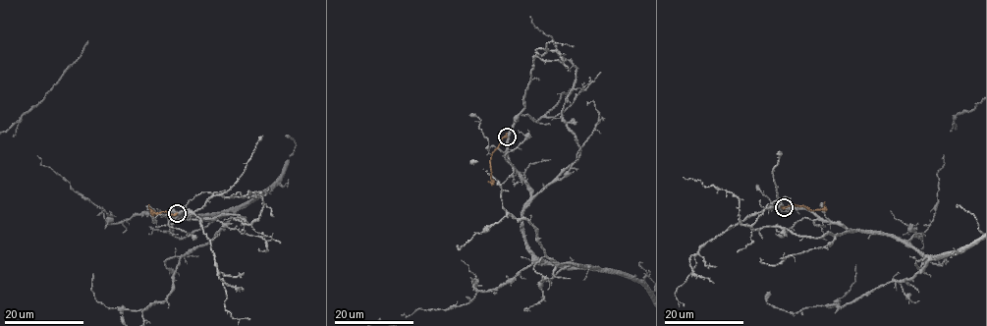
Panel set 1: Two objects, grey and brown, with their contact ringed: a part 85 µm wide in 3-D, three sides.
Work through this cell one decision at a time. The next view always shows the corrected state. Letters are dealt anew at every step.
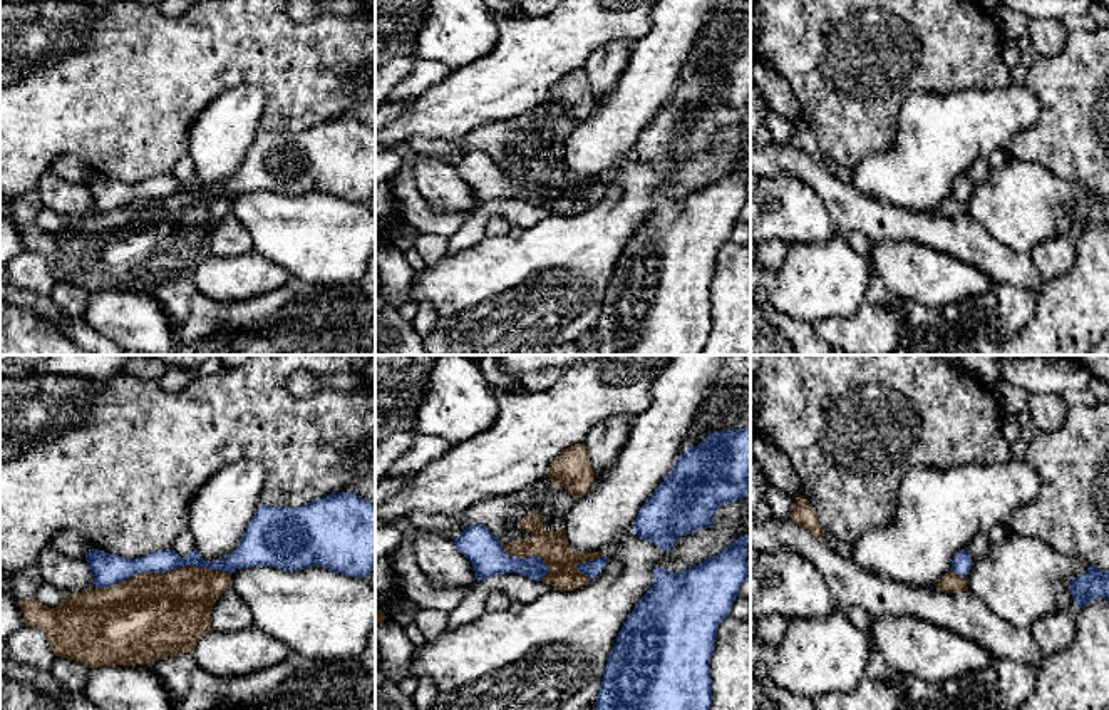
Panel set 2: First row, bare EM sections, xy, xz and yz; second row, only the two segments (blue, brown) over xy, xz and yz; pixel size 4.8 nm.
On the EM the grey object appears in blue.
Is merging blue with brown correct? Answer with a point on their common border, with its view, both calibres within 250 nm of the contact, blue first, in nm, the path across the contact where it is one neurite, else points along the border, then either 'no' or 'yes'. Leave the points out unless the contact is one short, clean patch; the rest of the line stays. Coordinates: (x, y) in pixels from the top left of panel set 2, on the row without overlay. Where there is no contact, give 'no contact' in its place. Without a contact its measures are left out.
xy (163, 196) | 140/420 nm | no

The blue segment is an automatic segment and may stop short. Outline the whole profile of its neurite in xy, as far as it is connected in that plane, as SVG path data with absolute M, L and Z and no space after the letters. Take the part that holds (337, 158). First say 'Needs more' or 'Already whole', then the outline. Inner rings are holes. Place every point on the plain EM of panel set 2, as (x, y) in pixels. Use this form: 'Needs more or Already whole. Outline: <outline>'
Already whole. Outline: M338 117L300 132L261 129L248 149L238 172L223 184L206 188L194 174L181 183L173 172L154 176L139 184L89 174L85 186L95 213L109 213L139 198L166 198L184 191L209 193L233 198L236 194L270 191L283 196L300 196L320 191L353 203L367 203L375 193L375 129L353 117Z

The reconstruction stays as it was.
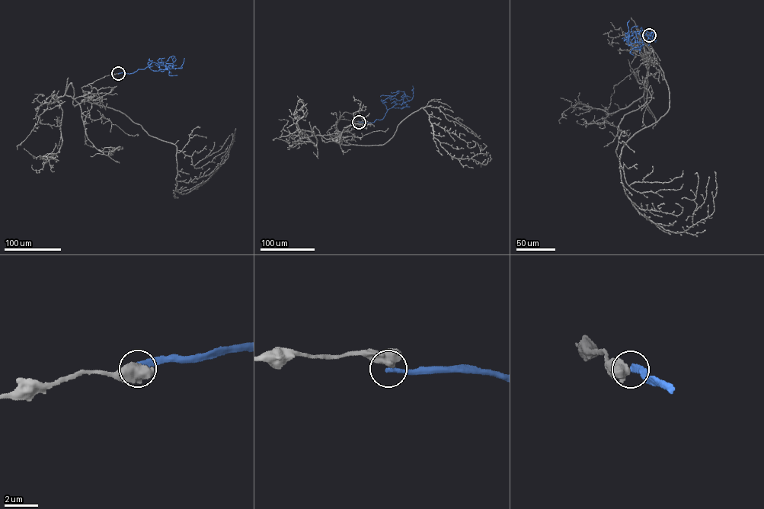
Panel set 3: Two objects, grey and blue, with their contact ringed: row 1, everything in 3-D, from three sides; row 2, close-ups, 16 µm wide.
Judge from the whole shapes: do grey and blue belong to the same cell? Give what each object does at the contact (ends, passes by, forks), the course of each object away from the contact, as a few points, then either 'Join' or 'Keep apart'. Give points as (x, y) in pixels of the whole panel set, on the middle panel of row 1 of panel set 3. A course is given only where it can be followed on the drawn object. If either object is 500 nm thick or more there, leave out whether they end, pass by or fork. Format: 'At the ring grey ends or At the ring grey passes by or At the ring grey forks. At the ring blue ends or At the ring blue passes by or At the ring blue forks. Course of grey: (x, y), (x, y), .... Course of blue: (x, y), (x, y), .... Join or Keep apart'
Course of grey: (359, 121), (340, 119), (327, 132), (343, 145), (382, 145), (423, 107), (452, 156), (485, 164), (490, 155). Course of blue: (359, 122), (382, 120), (387, 110), (383, 100), (397, 91), (404, 92), (406, 97), (401, 97), (405, 94). Keep apart

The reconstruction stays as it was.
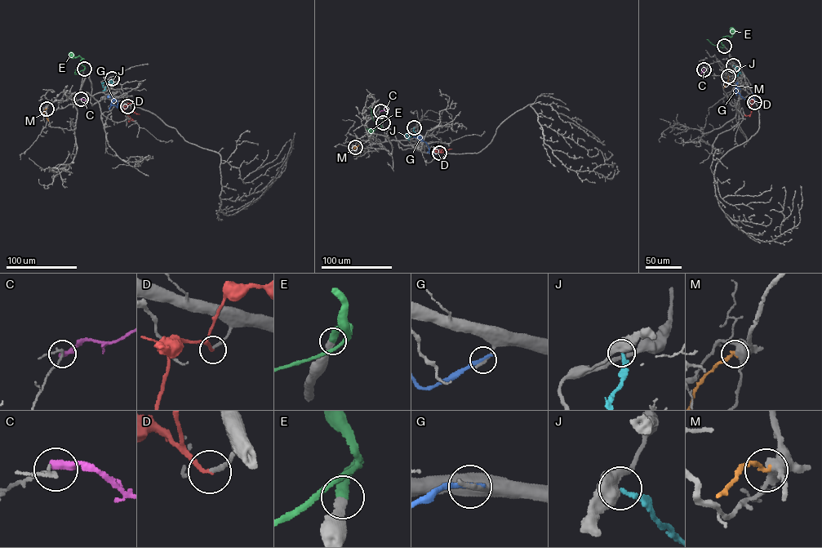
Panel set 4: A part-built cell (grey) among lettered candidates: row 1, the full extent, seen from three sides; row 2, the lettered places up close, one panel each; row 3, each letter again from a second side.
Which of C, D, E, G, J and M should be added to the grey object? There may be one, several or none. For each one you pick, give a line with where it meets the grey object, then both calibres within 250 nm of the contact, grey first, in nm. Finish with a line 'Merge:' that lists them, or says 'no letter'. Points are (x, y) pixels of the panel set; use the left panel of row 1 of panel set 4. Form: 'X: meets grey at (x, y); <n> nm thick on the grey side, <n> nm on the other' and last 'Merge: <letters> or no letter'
D: meets grey at (126, 106); 200 nm thick on the grey side, 190 nm on the other
E: meets grey at (84, 69); 320 nm thick on the grey side, 400 nm on the other
Merge: D, E

